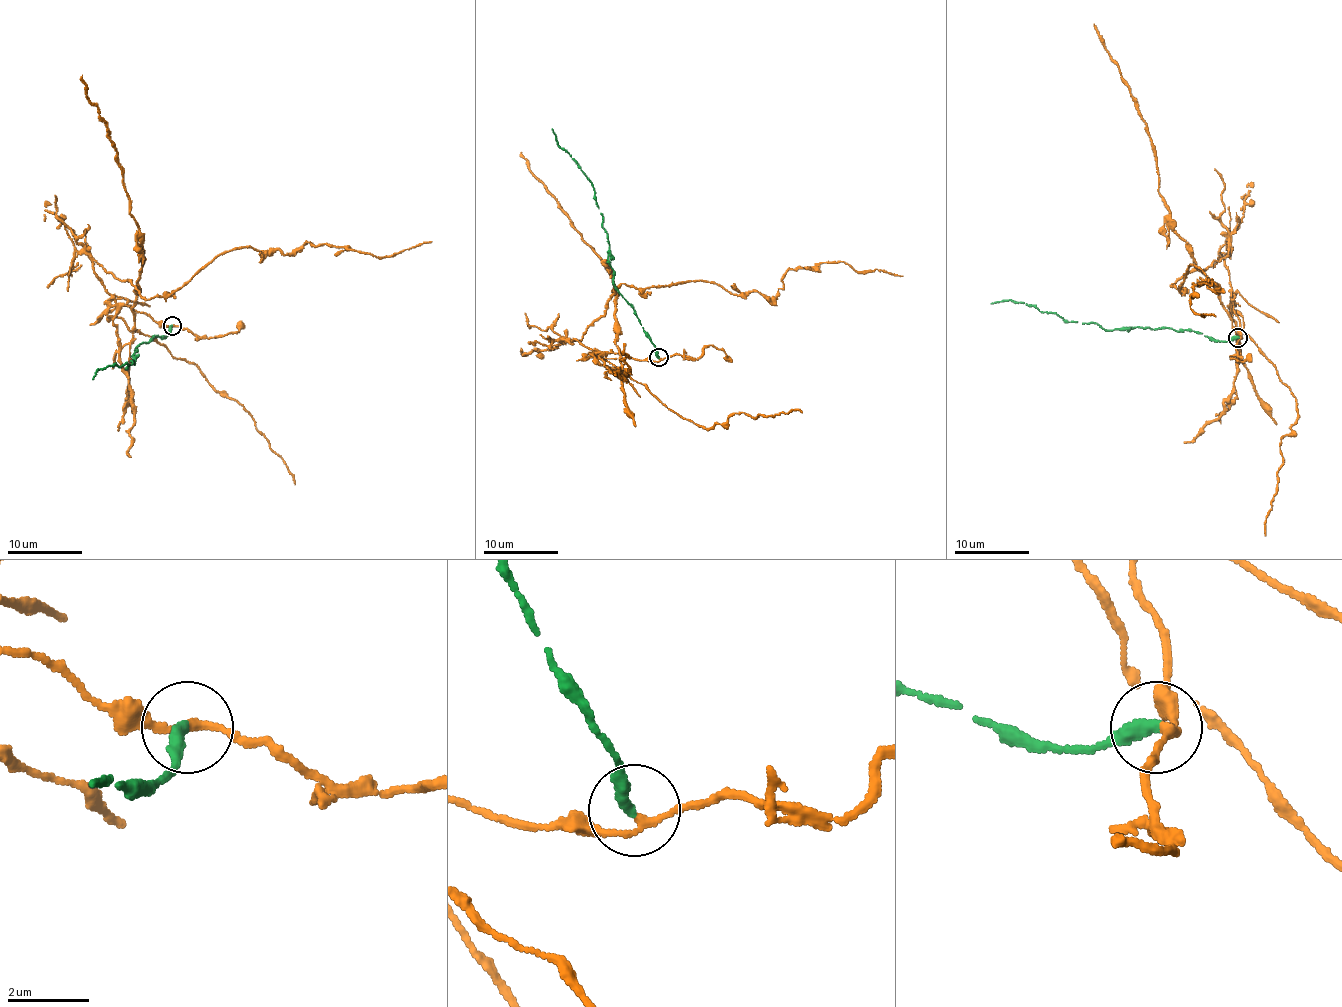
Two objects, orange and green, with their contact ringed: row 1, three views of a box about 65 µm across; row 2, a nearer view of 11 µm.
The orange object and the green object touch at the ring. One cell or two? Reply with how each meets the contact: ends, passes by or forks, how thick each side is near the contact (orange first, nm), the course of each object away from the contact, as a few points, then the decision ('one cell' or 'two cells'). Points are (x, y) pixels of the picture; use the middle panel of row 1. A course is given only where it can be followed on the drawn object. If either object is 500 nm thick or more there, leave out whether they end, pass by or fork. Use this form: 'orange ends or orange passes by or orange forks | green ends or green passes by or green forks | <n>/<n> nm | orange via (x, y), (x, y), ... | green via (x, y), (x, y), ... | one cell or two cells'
orange passes by | green ends | 170/340 nm | orange via (659, 358), (573, 341), (622, 283), (705, 282), (775, 297), (789, 269), (823, 262), (903, 275) | green via (659, 356), (637, 313), (615, 286), (607, 236), (595, 187), (579, 164), (558, 145), (551, 128) | two cells

